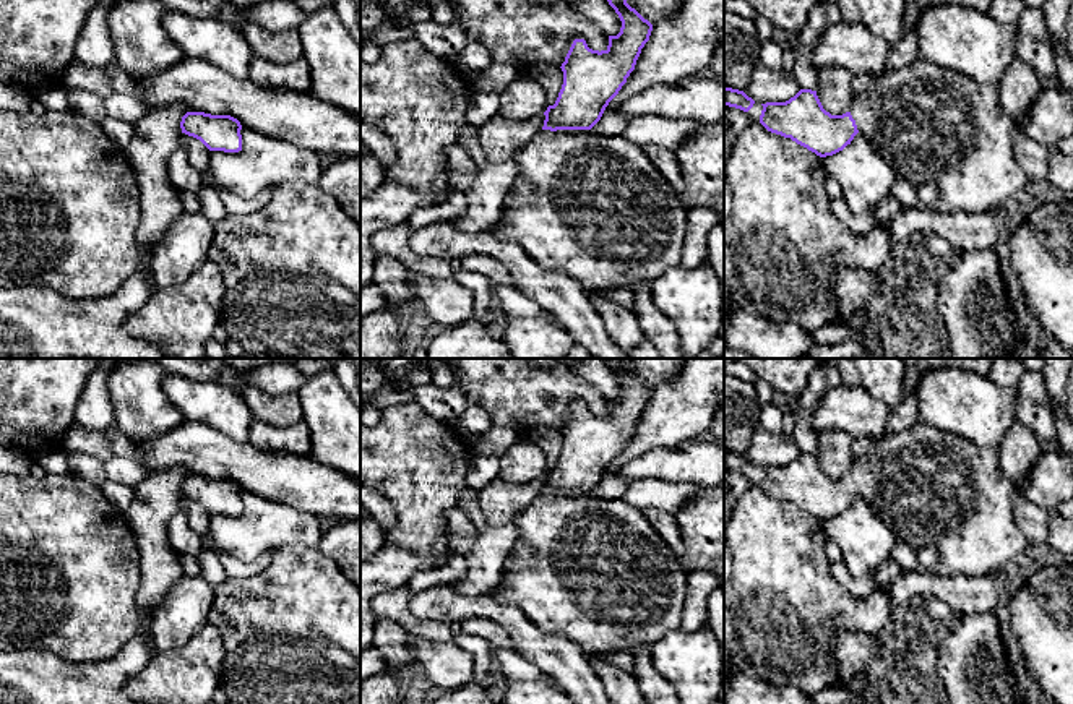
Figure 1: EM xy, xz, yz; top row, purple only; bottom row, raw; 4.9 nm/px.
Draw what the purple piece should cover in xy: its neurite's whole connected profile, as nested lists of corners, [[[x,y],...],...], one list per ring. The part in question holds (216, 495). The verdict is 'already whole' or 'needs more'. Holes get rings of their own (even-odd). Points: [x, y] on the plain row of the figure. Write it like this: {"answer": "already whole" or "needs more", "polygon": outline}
{"answer": "already whole", "polygon": [[[187,475],[180,485],[182,496],[200,503],[209,514],[242,514],[242,488],[231,479]]]}

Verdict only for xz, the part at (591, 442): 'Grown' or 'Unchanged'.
Grown

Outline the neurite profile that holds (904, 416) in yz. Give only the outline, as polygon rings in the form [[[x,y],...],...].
[[[914,396],[906,397],[906,401],[891,410],[886,420],[886,435],[893,431],[904,430],[919,423],[919,402]]]

